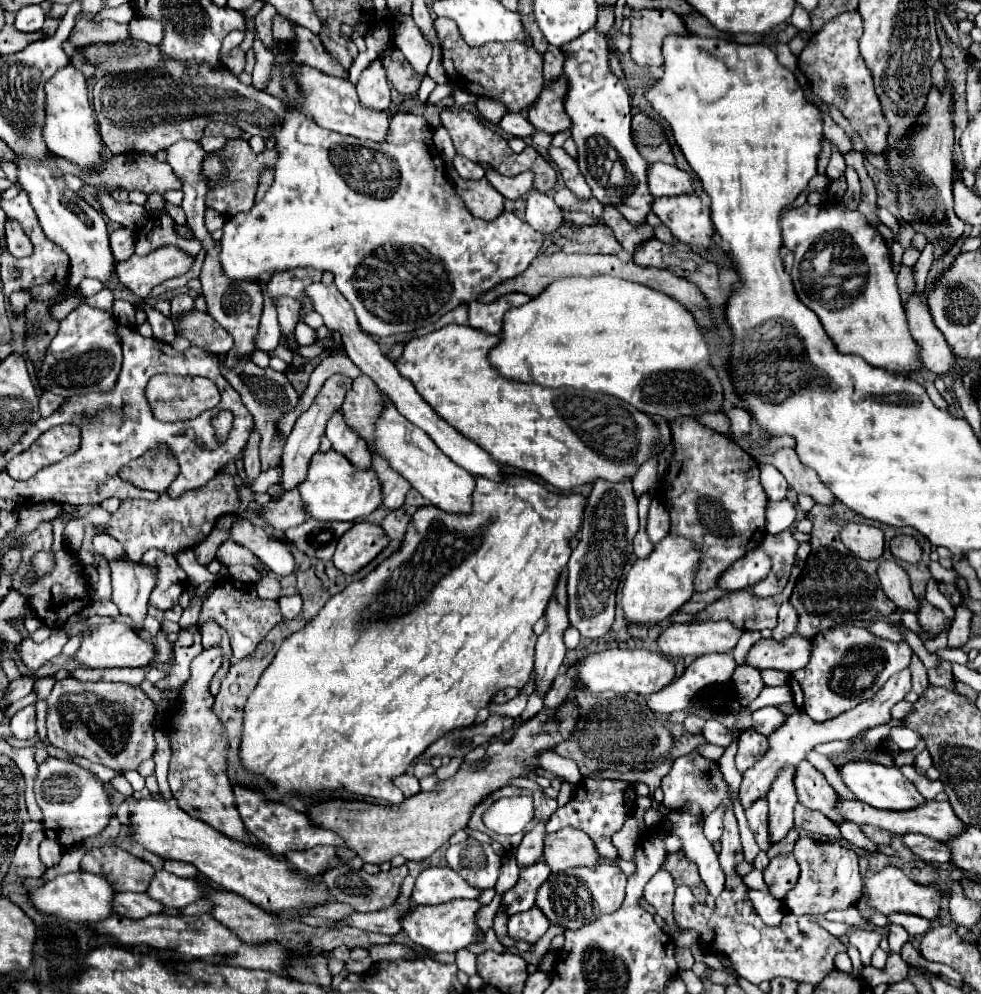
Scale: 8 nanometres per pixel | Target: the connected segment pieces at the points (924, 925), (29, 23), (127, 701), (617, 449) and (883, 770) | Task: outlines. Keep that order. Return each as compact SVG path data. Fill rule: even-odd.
M891 914L889 916L889 920L893 922L893 924L899 924L899 926L903 926L911 936L919 936L919 934L925 934L929 928L931 928L931 924L929 924L929 920L927 918L921 918L921 916L913 916L913 914Z
M25 6L23 10L17 12L15 26L21 32L37 32L43 28L43 20L45 20L45 12L41 10L41 6Z
M63 678L55 684L47 702L47 740L65 752L113 770L137 770L155 752L153 718L157 708L139 686ZM109 750L117 752L111 754Z
M449 324L437 332L407 342L403 356L395 362L395 366L415 384L417 392L427 398L431 408L443 420L447 420L463 436L477 442L497 462L531 472L559 490L593 484L599 478L607 482L629 480L639 470L639 466L651 458L649 450L655 450L655 442L659 442L659 428L647 414L603 392L545 388L503 378L489 364L491 346L497 346L499 342L499 336L475 330L471 326Z
M901 751L894 759L893 768L887 768L883 764L877 762L869 762L869 760L861 760L861 762L849 762L845 764L839 774L843 778L843 782L849 786L849 790L865 804L879 808L879 810L911 810L911 806L921 806L925 804L925 798L919 794L919 790L899 772L899 768L906 764L912 764L915 759L910 751Z

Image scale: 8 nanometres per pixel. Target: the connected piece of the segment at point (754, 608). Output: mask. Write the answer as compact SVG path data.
M805 542L805 544L799 546L799 550L797 550L797 562L795 562L795 566L793 566L789 584L785 586L785 590L783 590L781 594L775 594L775 596L771 596L771 598L757 598L757 596L751 596L751 594L745 592L745 590L731 592L731 594L727 594L727 596L723 596L721 600L713 602L711 606L707 606L703 612L699 612L699 622L705 622L705 620L729 620L729 622L733 622L733 626L737 626L737 628L741 628L741 630L763 630L763 628L771 628L771 630L773 630L773 628L777 626L779 606L781 606L785 600L789 600L791 590L793 590L793 586L795 586L795 580L799 578L803 566L805 566L805 560L807 560L807 556L809 556L809 552L811 552L811 544L809 544L809 542Z

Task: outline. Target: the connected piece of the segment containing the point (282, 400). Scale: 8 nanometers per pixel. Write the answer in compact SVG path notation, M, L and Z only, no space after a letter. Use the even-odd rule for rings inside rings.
M241 362L239 366L233 366L233 368L227 368L221 364L219 370L223 370L223 378L227 378L227 382L239 392L245 408L251 412L255 420L257 432L261 434L261 470L279 466L285 440L279 438L277 434L277 420L281 418L281 414L297 406L299 394L293 390L287 376L283 372L275 372L273 368L259 368L253 362Z

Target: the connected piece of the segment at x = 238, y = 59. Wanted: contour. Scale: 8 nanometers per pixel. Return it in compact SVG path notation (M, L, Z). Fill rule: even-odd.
M237 46L237 48L229 50L227 54L221 54L221 56L219 56L219 62L221 62L229 72L233 72L235 76L239 76L239 74L243 72L243 68L245 68L247 52L245 52L245 50L241 50L241 48Z

